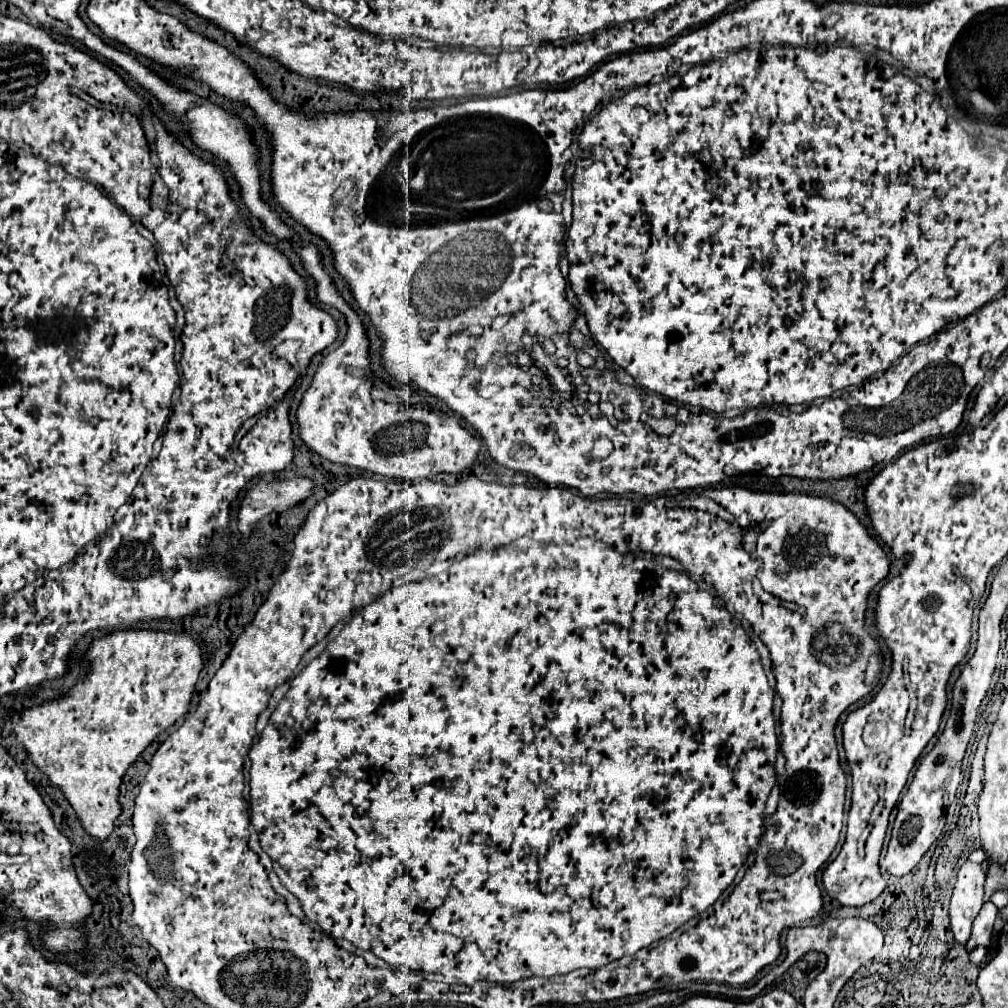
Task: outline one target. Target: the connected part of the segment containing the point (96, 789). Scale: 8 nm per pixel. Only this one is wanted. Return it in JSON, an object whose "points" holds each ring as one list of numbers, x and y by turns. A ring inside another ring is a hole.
{"points":[[128,629,112,631,94,639,84,655,84,661,88,661,88,671,80,677,80,681,58,699,24,709,14,721,14,735,24,745,28,759,62,789,84,831,94,841,104,843,114,831,116,817,122,813,118,795,124,773,164,729,172,727,182,715,188,713,194,685,202,671,202,649,194,637,184,631,170,633,154,629]]}

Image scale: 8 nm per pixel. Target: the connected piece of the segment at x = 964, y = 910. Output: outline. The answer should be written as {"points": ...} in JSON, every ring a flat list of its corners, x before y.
{"points":[[966,861,958,871,958,881,950,901,950,925,960,945,968,941,972,921,984,905,984,877,986,873,982,867,972,861]]}

